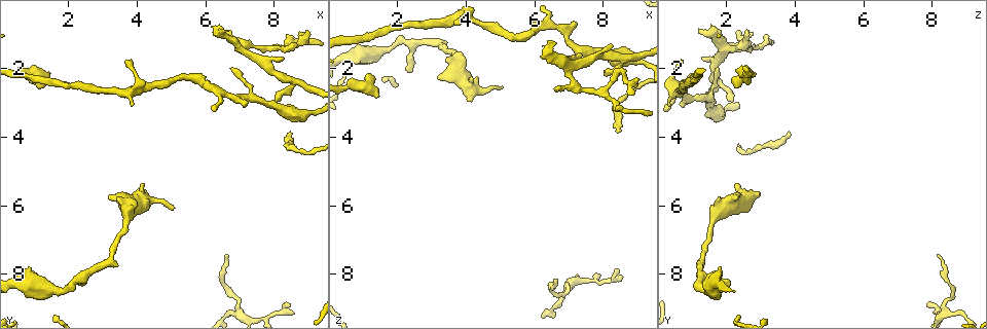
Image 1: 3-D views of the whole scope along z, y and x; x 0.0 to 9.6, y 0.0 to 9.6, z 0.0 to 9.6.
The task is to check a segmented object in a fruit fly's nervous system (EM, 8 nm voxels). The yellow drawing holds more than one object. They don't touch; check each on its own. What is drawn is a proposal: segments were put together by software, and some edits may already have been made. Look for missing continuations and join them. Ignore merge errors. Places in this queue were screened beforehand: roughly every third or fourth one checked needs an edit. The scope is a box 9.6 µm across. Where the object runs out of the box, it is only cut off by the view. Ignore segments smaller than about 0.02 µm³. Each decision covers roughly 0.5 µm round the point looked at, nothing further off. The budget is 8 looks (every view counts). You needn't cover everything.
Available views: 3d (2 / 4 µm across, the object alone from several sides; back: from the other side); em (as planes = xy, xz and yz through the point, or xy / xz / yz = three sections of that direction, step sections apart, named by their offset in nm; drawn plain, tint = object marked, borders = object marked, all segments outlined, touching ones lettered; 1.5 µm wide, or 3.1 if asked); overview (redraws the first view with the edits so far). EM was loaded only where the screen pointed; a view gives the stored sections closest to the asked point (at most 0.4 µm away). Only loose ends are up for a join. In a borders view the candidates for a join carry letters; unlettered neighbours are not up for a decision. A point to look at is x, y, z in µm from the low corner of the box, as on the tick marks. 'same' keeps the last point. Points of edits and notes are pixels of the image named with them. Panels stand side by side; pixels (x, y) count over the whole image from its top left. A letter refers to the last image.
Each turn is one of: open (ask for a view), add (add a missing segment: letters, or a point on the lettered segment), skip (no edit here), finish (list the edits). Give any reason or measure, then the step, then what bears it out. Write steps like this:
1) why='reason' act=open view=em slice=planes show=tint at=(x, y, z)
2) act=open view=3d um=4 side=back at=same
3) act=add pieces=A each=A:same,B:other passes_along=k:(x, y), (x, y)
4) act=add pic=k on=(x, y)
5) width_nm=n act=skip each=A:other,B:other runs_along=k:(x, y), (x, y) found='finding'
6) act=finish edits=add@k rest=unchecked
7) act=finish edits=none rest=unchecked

why='free end' act=open view=em slice=yz step=8 show=borders at=(6.60, 1.05, 2.65)

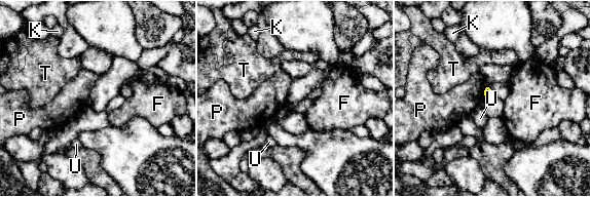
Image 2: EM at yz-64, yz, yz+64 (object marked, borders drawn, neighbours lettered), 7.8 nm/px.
act=open view=em slice=planes show=borders at=same

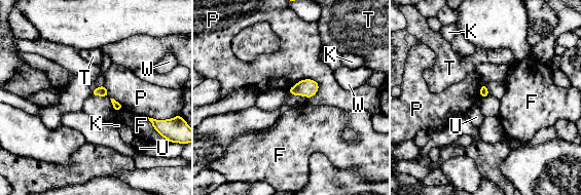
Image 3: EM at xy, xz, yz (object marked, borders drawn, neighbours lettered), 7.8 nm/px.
act=skip each=F:other,K:other,P:other,T:other,U:other,W:other border=3:(319, 83), (300, 79), (287, 89) found='none of them fits'

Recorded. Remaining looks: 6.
why='stops while still wide' act=open view=3d um=4 side=back at=(4.20, 5.40, 2.35)

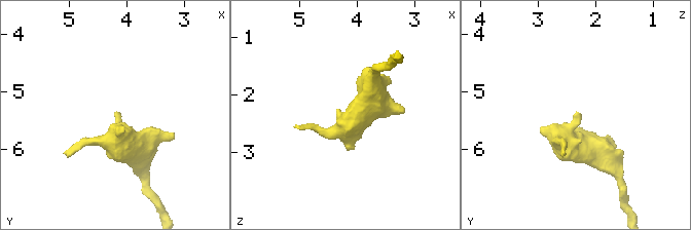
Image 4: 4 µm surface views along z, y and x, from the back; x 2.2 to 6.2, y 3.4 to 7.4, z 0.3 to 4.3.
act=open view=em slice=xz step=8 show=borders at=(4.20, 5.35, 2.35)

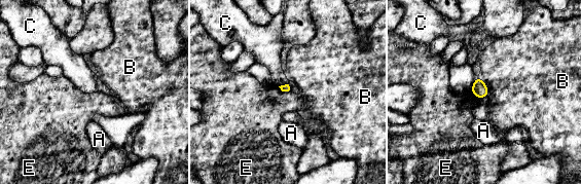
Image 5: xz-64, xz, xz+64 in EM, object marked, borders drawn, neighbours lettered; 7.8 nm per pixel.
act=skip each=A:other,B:other,C:other,E:other border=5:(471, 90), (479, 98) found='none of them fits'

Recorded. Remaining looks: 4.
why='free end' act=open view=em slice=planes show=borders at=(2.45, 8.35, 2.05)

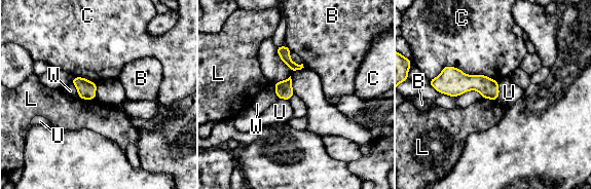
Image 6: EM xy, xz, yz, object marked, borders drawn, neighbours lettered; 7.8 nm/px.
width_nm=130 act=skip each=B:other,C:other,L:other,U:other,W:other border=6:(79, 97), (95, 100) found='none of them fits'

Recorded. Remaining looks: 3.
act=finish edits=none rest=unchecked

